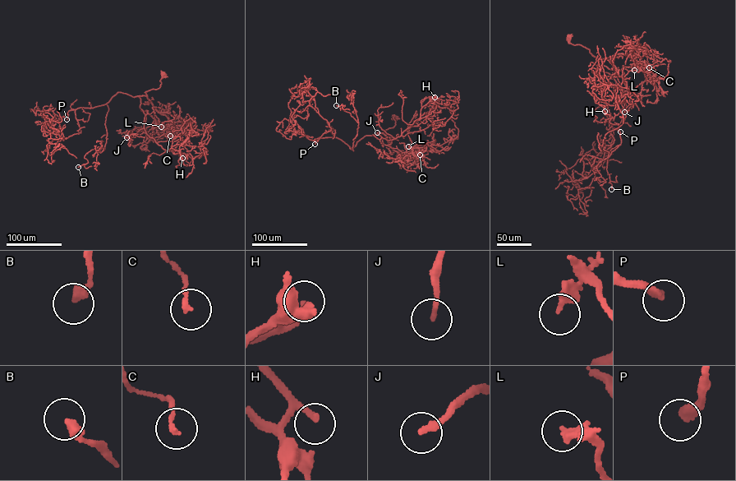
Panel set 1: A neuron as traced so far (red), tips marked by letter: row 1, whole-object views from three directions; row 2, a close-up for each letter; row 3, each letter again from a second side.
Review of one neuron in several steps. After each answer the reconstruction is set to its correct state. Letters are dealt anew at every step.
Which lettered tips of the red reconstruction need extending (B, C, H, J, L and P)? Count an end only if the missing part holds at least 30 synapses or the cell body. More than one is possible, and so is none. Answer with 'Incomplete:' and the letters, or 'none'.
Incomplete: H, J, P

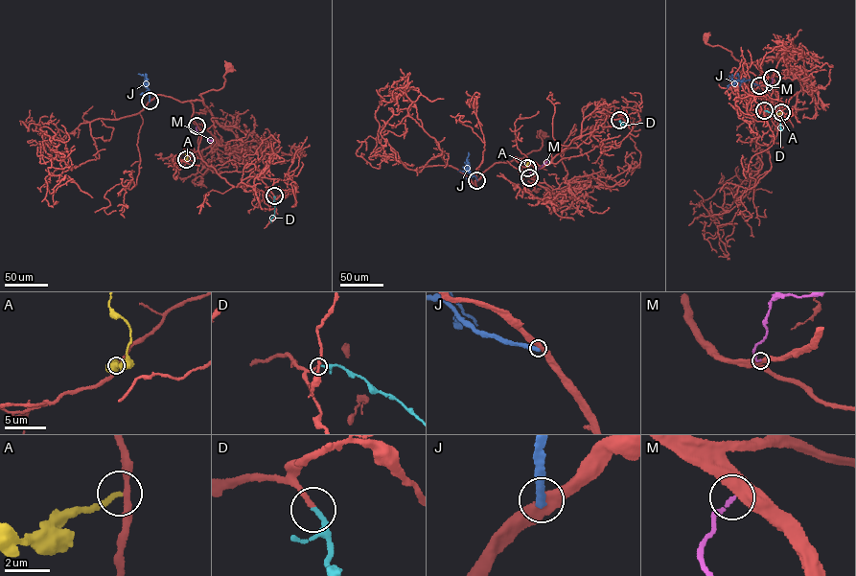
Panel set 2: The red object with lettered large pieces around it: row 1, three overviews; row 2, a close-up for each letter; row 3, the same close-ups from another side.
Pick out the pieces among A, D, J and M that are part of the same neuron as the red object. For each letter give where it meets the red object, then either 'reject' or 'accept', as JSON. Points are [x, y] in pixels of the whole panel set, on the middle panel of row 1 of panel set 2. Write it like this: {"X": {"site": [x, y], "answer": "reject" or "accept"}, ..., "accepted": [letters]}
{"A": {"site": [527, 168], "answer": "reject"}, "D": {"site": [619, 120], "answer": "accept"}, "J": {"site": [476, 180], "answer": "reject"}, "M": {"site": [529, 177], "answer": "reject"}, "accepted": ["D"]}

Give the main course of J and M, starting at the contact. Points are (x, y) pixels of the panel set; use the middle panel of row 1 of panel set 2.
J: (476, 180), (468, 171), (469, 152)
M: (529, 177), (530, 172), (546, 161)

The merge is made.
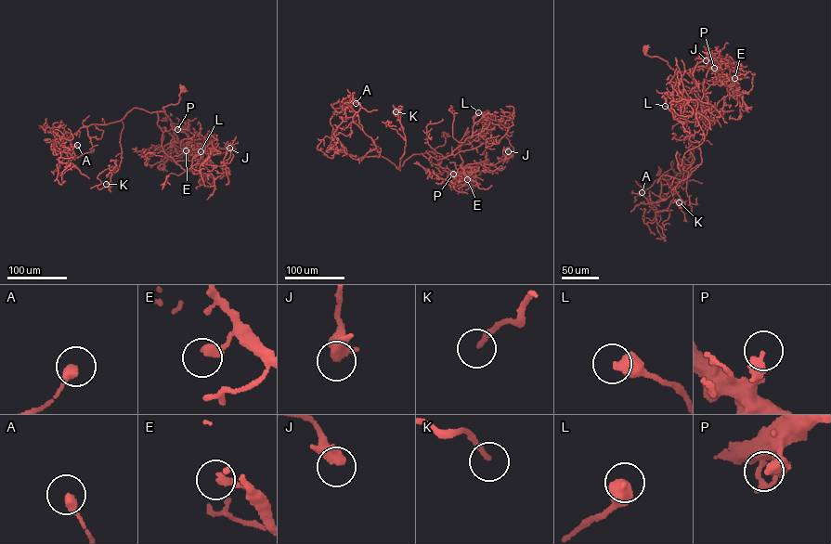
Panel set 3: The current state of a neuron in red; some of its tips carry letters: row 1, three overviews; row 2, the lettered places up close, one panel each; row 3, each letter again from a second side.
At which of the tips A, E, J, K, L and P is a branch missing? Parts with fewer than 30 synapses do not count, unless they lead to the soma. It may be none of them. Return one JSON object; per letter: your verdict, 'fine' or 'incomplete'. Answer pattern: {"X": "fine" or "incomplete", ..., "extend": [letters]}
{"A": "fine", "E": "fine", "J": "fine", "K": "fine", "L": "fine", "P": "fine", "extend": []}

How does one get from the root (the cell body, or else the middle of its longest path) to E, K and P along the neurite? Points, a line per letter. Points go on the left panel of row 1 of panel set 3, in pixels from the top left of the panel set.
E: (183, 88), (178, 103), (162, 108), (173, 125), (174, 136), (181, 145), (189, 147), (186, 150)
K: (183, 88), (178, 103), (164, 111), (135, 108), (122, 120), (121, 162), (110, 172), (113, 185), (106, 184)
P: (183, 88), (178, 103), (162, 108), (177, 129)

